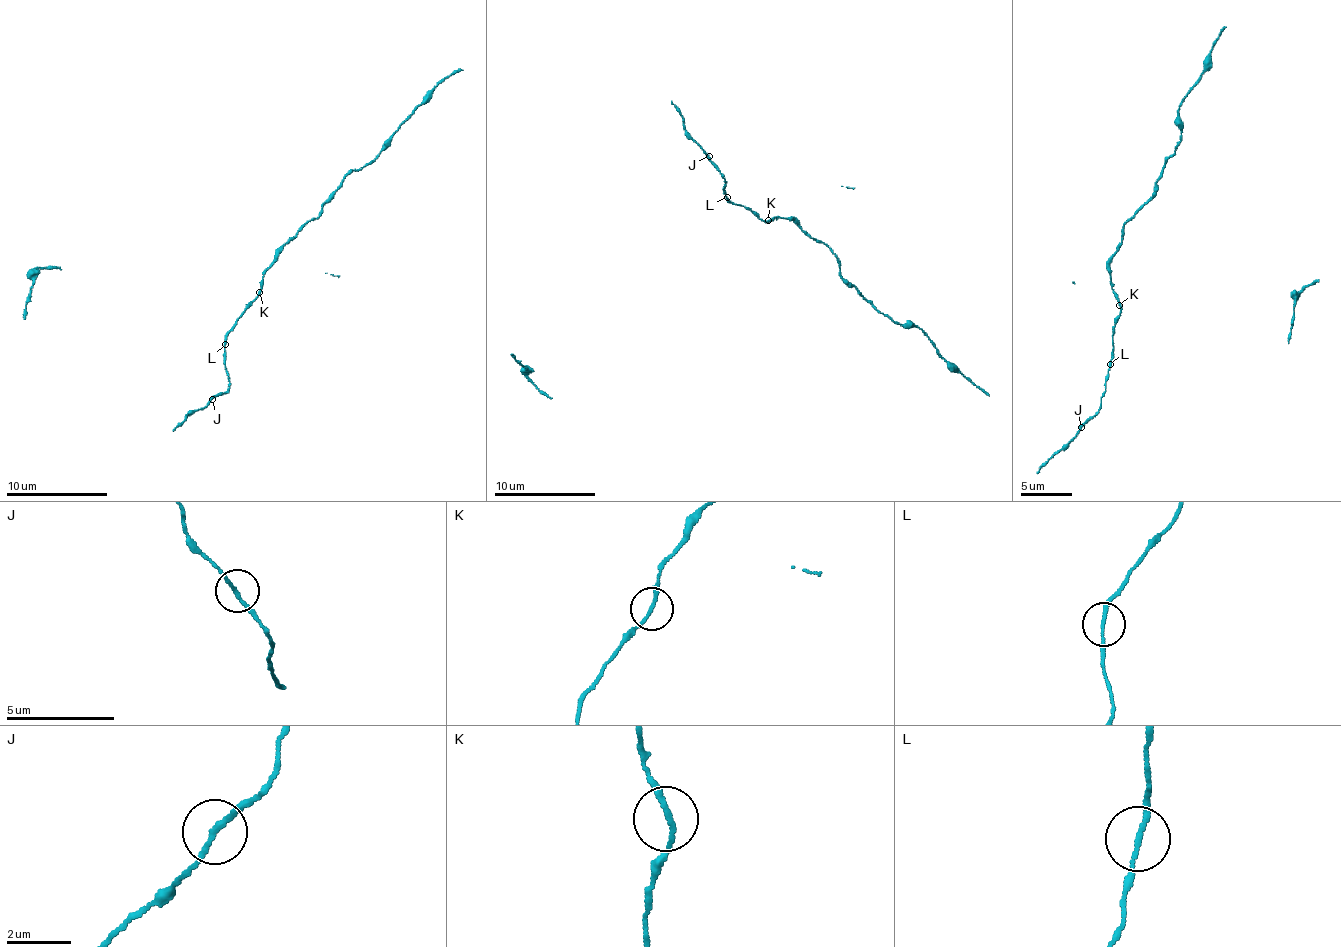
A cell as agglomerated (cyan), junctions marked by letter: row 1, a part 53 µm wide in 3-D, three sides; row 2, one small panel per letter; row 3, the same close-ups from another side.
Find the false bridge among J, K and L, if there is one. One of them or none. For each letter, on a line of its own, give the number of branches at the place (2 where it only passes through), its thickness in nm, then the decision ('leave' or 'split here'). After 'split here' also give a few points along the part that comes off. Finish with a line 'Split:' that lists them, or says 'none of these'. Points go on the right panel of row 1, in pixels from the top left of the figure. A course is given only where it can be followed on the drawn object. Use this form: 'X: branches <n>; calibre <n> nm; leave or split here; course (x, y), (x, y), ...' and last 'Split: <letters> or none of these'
J: branches 2; calibre 150 nm; leave
K: branches 2; calibre 150 nm; leave
L: branches 2; calibre 150 nm; leave
Split: none of these

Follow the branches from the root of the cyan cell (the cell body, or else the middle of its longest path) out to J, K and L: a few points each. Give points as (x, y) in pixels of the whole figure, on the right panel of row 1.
J: (1116, 322), (1112, 362), (1101, 406), (1081, 427)
K: (1116, 322), (1119, 305)
L: (1116, 322), (1110, 364)

